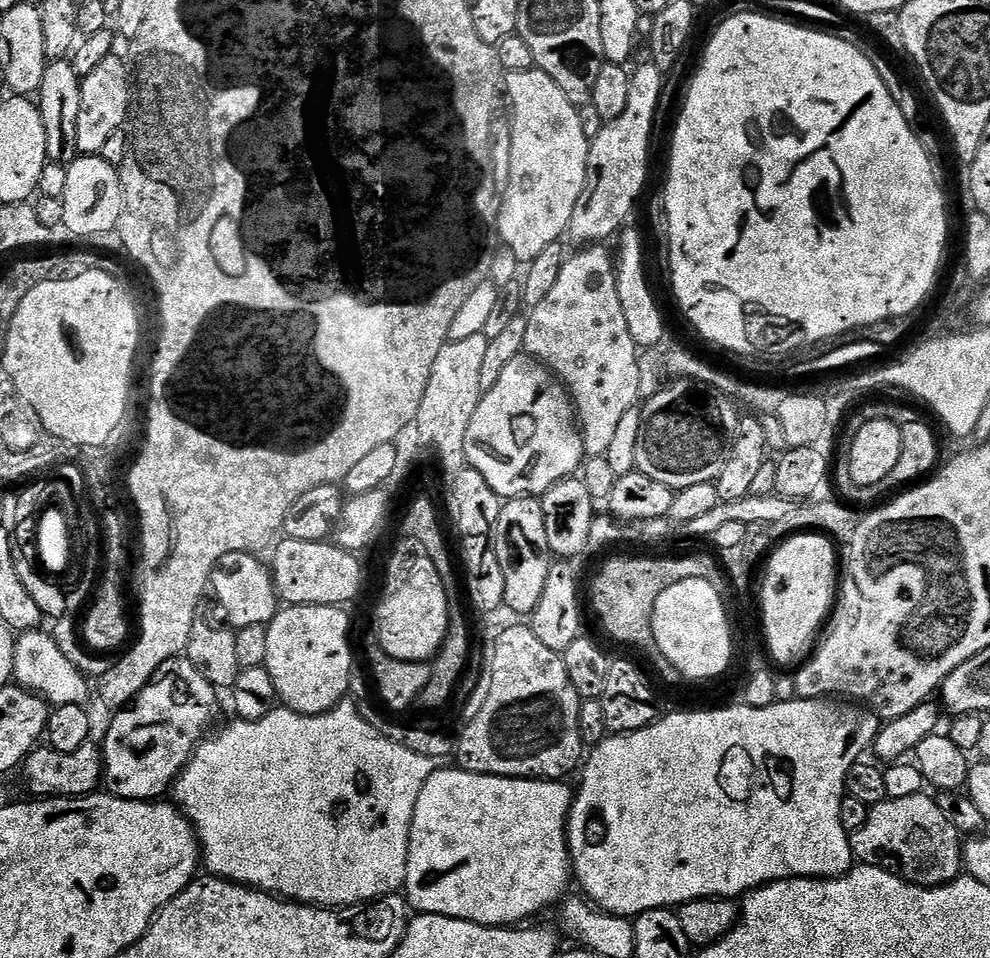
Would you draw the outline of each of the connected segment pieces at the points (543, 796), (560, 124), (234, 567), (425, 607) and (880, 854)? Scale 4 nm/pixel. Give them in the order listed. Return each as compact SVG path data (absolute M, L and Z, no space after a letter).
M459 766L451 767L441 767L434 774L430 774L430 778L426 778L426 786L422 786L422 794L418 794L418 806L414 810L414 818L410 826L408 861L403 886L407 903L420 914L429 912L439 916L449 916L481 924L487 928L520 926L531 921L528 920L531 916L546 911L551 904L559 905L569 895L568 883L571 885L574 880L572 854L568 850L568 818L572 811L573 789L571 787L568 789L567 783L554 780L516 780L512 776L483 776L477 772L465 772Z
M541 68L509 72L502 84L506 92L508 88L508 100L512 103L512 137L508 140L508 189L494 228L502 244L514 250L520 262L531 262L567 233L574 206L578 206L578 198L586 186L590 136L584 133L581 109L562 94L562 86Z
M251 552L226 554L216 564L210 581L211 595L216 595L222 611L228 615L227 623L239 630L246 626L267 625L276 616L282 601L276 594L272 574L267 563L259 560L259 555Z
M409 538L402 540L396 548L396 553L388 560L388 580L396 589L376 608L376 628L380 631L378 641L386 654L393 656L396 660L428 662L441 651L448 637L451 626L451 610L448 607L450 588L442 582L433 559L426 554L422 546Z
M923 791L911 794L908 798L887 799L883 804L870 808L866 826L851 833L853 857L860 864L869 864L875 868L885 868L887 872L901 876L908 884L917 884L923 888L938 888L941 884L950 884L962 875L964 868L964 844L962 835L953 823L942 814L937 801L926 796Z

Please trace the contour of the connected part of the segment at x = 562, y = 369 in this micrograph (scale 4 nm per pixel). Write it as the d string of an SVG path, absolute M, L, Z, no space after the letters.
M584 246L576 253L569 255L561 266L561 272L558 274L558 280L552 287L549 294L542 302L538 303L536 308L531 309L528 316L528 325L526 326L526 342L524 343L524 352L531 359L541 363L561 384L568 390L568 395L572 397L572 403L576 409L578 423L580 425L580 434L584 438L585 457L607 457L610 450L610 442L614 439L614 433L618 431L622 418L626 415L626 410L637 407L639 396L639 360L638 349L634 338L630 338L630 330L626 327L626 317L622 314L622 302L618 302L618 282L616 281L616 266L613 253L608 253L604 246Z

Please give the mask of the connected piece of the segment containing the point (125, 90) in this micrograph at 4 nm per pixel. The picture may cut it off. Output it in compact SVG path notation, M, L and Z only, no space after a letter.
M111 54L81 79L81 110L78 115L77 150L85 156L100 154L114 133L125 127L132 107L134 77L129 65Z

